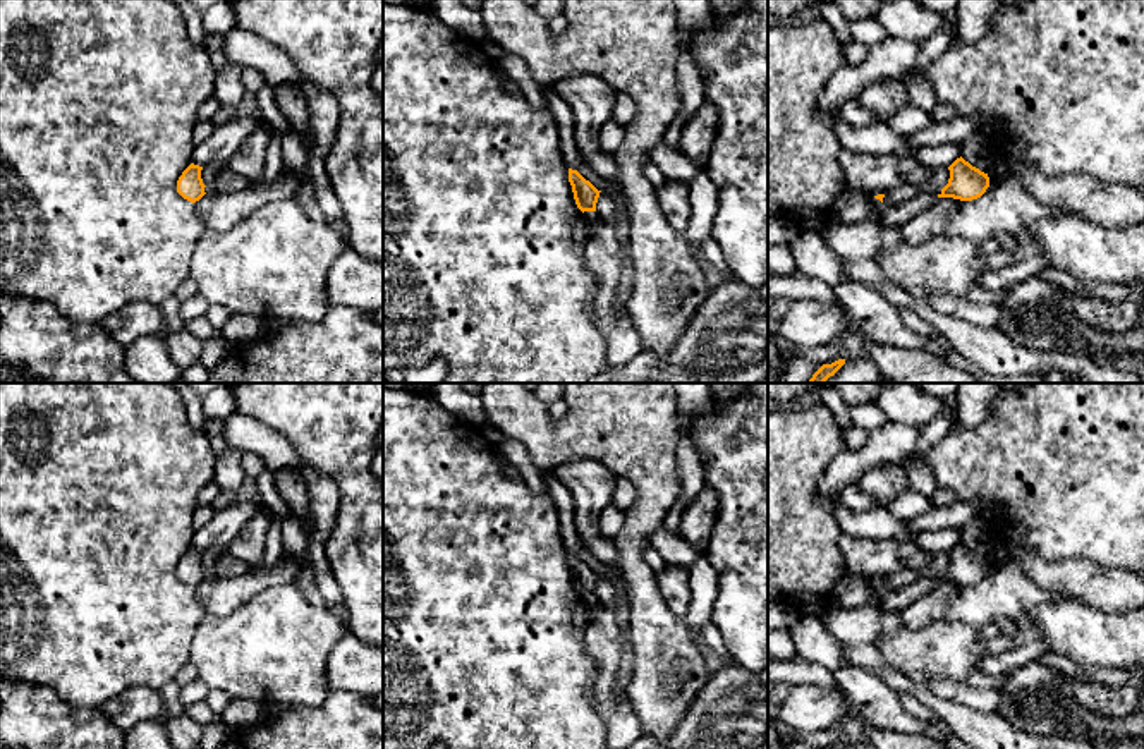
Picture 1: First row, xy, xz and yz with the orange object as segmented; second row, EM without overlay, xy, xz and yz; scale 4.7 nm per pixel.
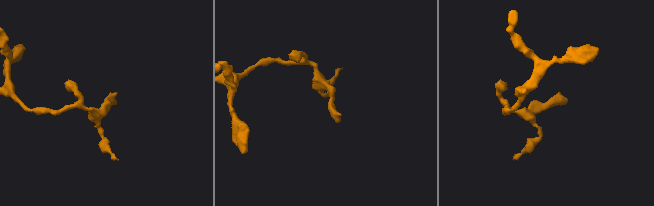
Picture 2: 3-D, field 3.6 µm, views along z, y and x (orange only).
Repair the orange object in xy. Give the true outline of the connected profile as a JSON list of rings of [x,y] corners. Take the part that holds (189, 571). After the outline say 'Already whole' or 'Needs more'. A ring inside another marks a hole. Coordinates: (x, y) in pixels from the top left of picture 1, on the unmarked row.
[[[191,548],[177,565],[177,577],[191,588],[199,586],[206,579],[201,555],[203,551]]]. Already whole

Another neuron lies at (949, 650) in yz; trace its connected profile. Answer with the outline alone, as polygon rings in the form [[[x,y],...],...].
[[[940,618],[922,629],[898,625],[893,634],[876,641],[883,658],[902,673],[924,673],[952,682],[981,670],[988,656],[972,627]]]

